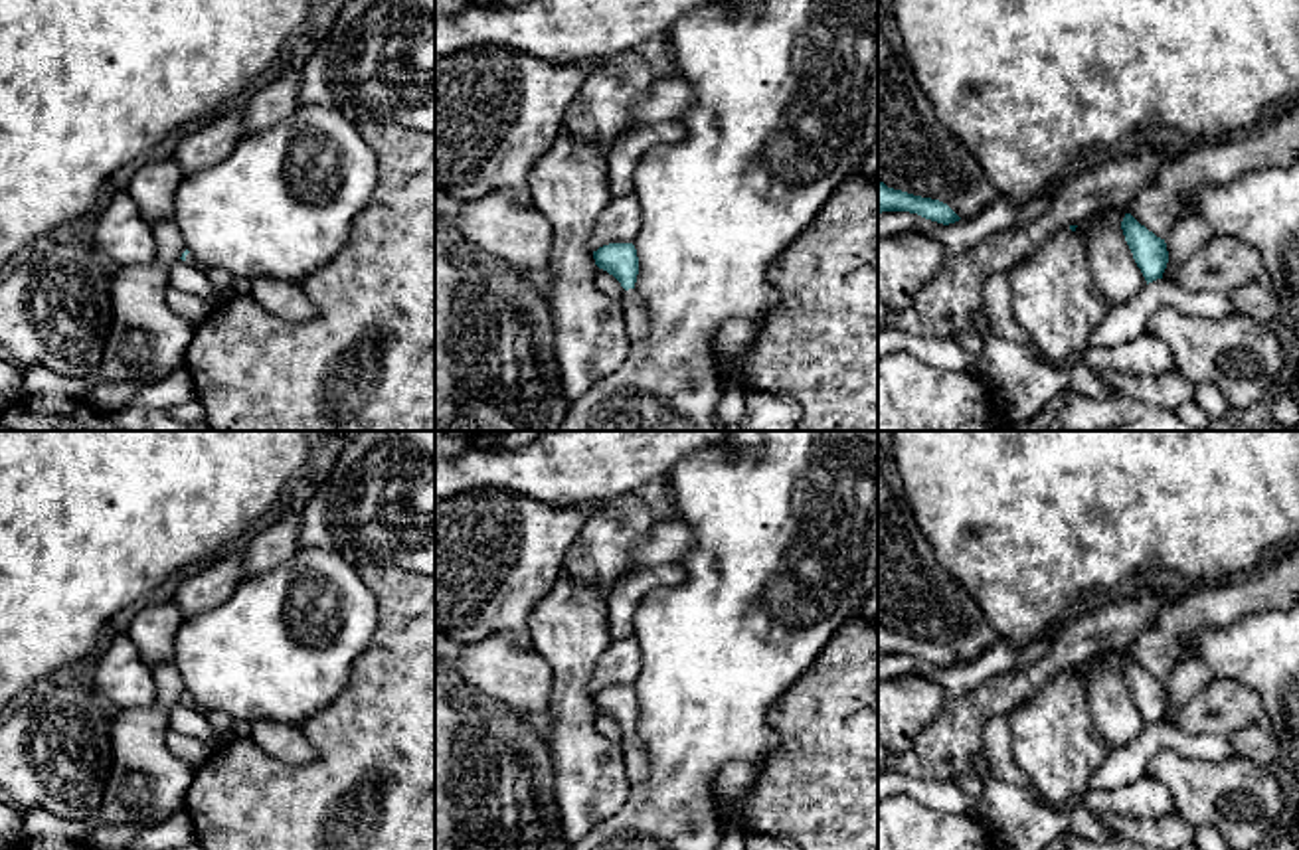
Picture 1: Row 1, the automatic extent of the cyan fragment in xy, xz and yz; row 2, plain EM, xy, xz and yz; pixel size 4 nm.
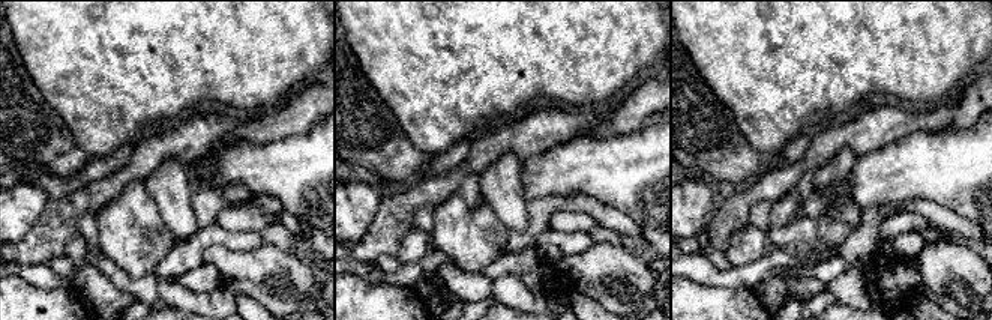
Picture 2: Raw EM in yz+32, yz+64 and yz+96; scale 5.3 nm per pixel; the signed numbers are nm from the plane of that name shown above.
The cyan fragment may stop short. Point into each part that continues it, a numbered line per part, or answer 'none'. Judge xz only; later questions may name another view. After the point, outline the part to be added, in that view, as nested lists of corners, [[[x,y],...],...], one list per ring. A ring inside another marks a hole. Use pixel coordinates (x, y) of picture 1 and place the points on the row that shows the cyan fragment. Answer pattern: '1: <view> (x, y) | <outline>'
1: xz (635, 317) | [[[635,289],[623,293],[623,310],[627,320],[627,336],[629,340],[639,340],[647,330],[647,314],[643,300],[639,298]]]

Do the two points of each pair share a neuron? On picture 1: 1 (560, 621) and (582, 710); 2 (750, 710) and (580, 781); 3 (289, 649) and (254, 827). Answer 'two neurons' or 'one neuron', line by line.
1: one neuron
2: two neurons
3: two neurons

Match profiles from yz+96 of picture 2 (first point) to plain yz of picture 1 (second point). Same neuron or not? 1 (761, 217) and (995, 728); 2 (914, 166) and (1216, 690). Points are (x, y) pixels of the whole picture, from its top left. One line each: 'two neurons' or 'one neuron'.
1: one neuron
2: two neurons

